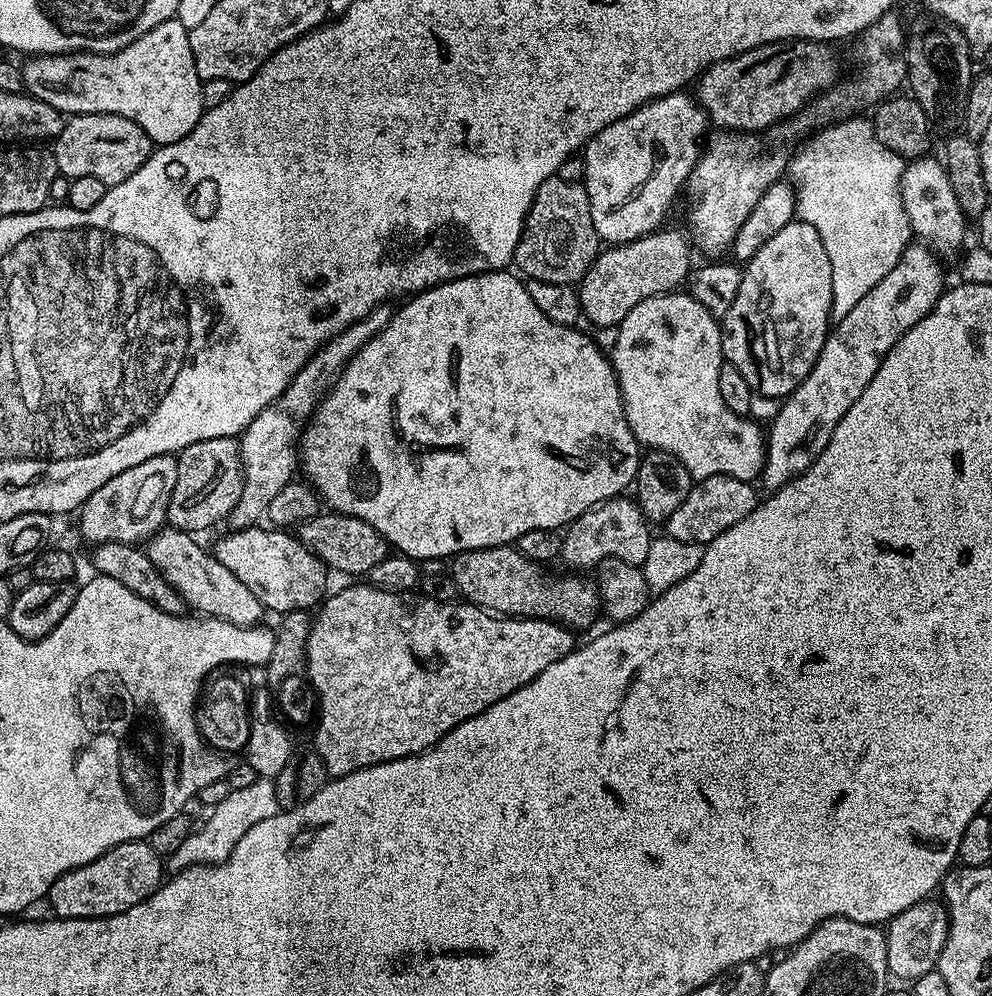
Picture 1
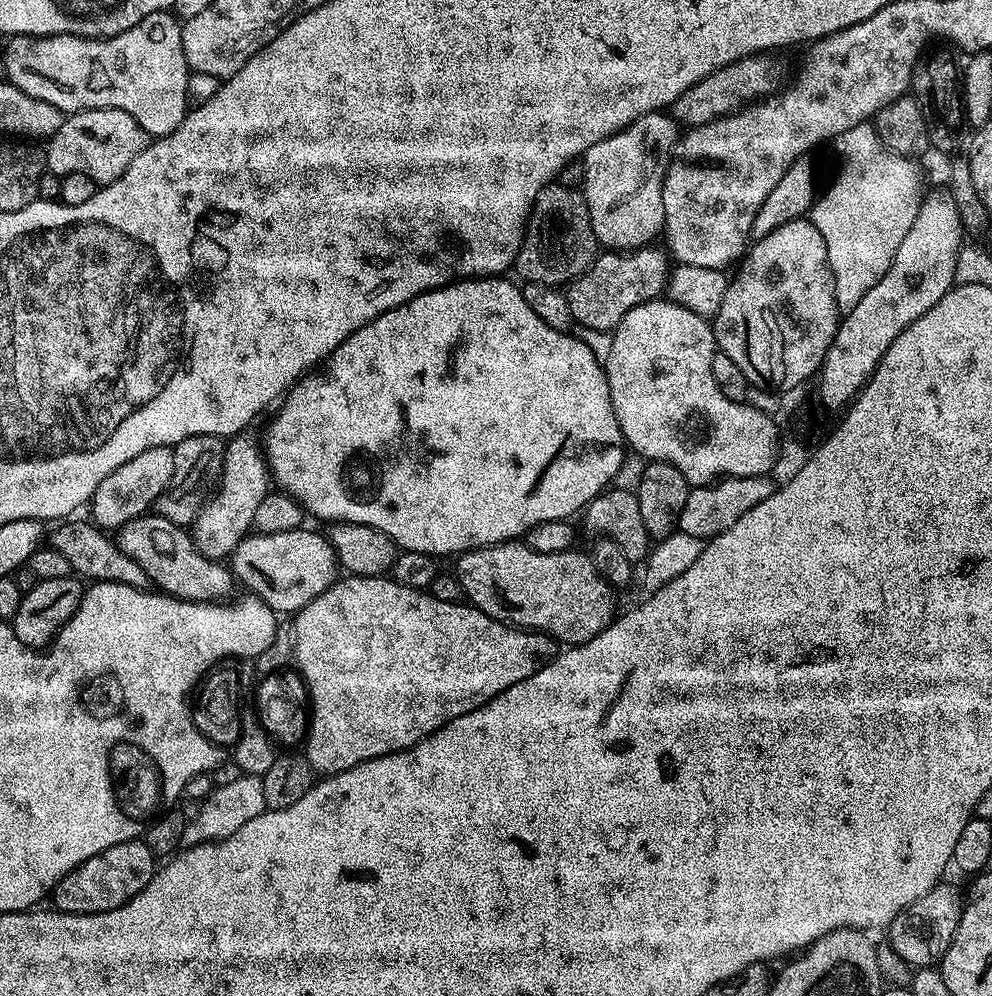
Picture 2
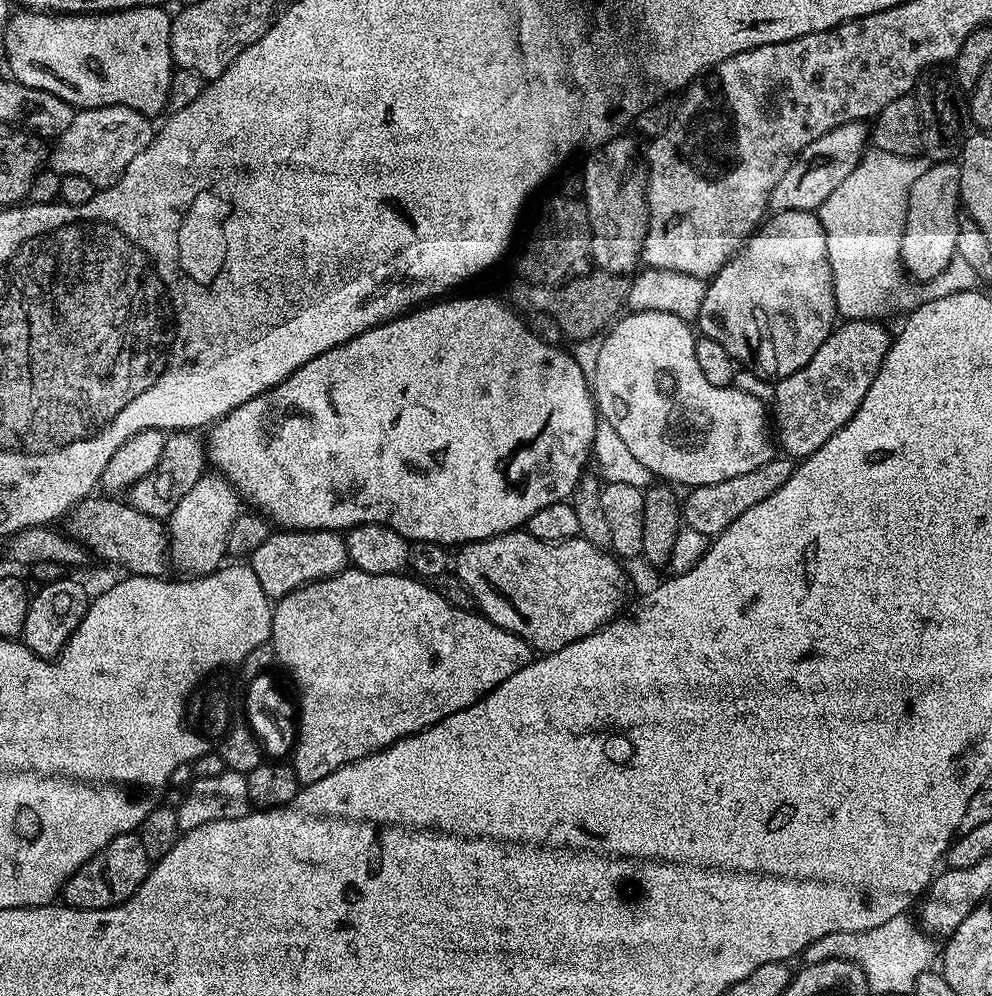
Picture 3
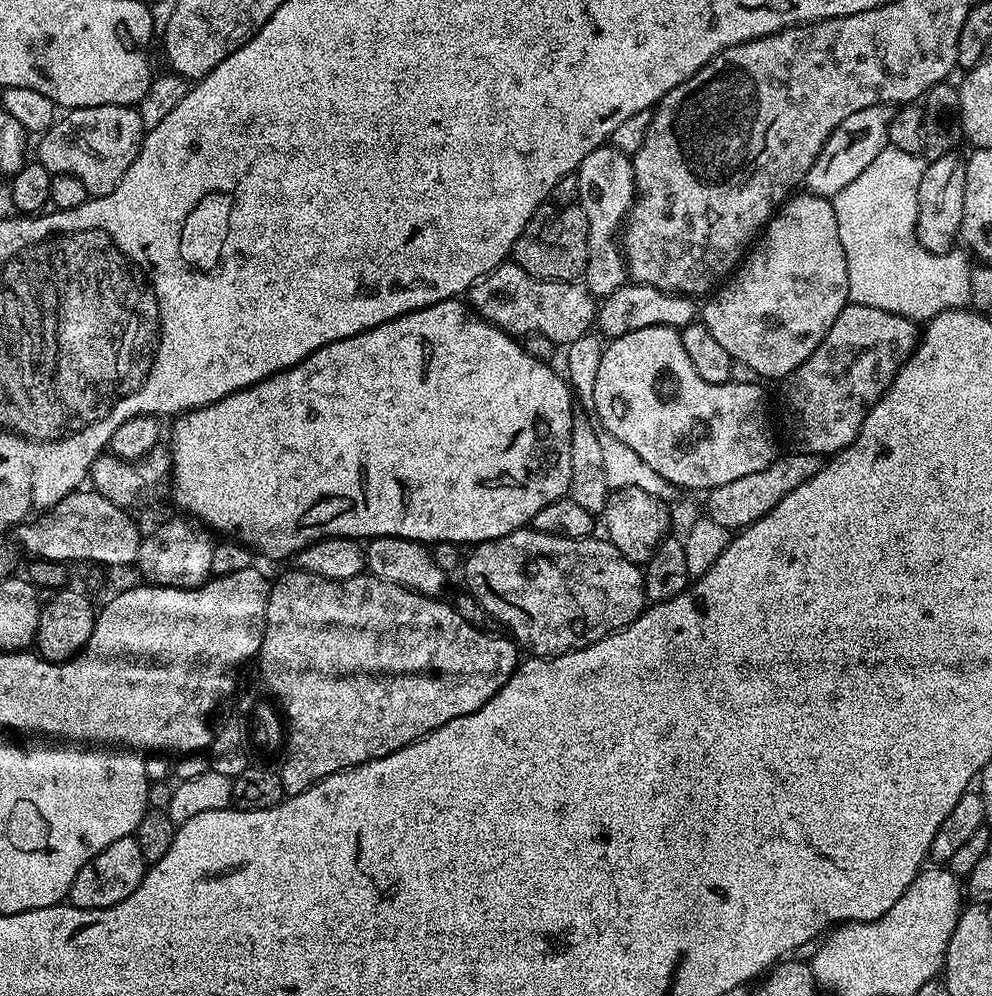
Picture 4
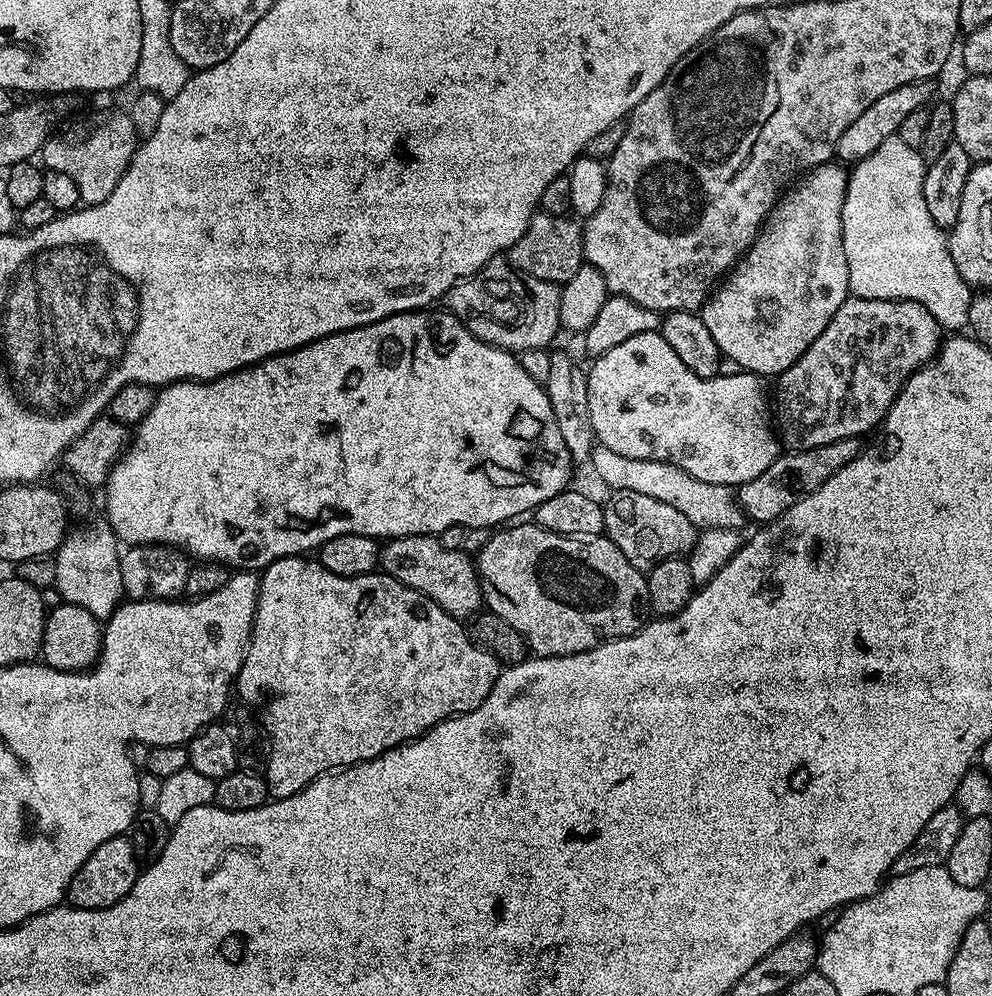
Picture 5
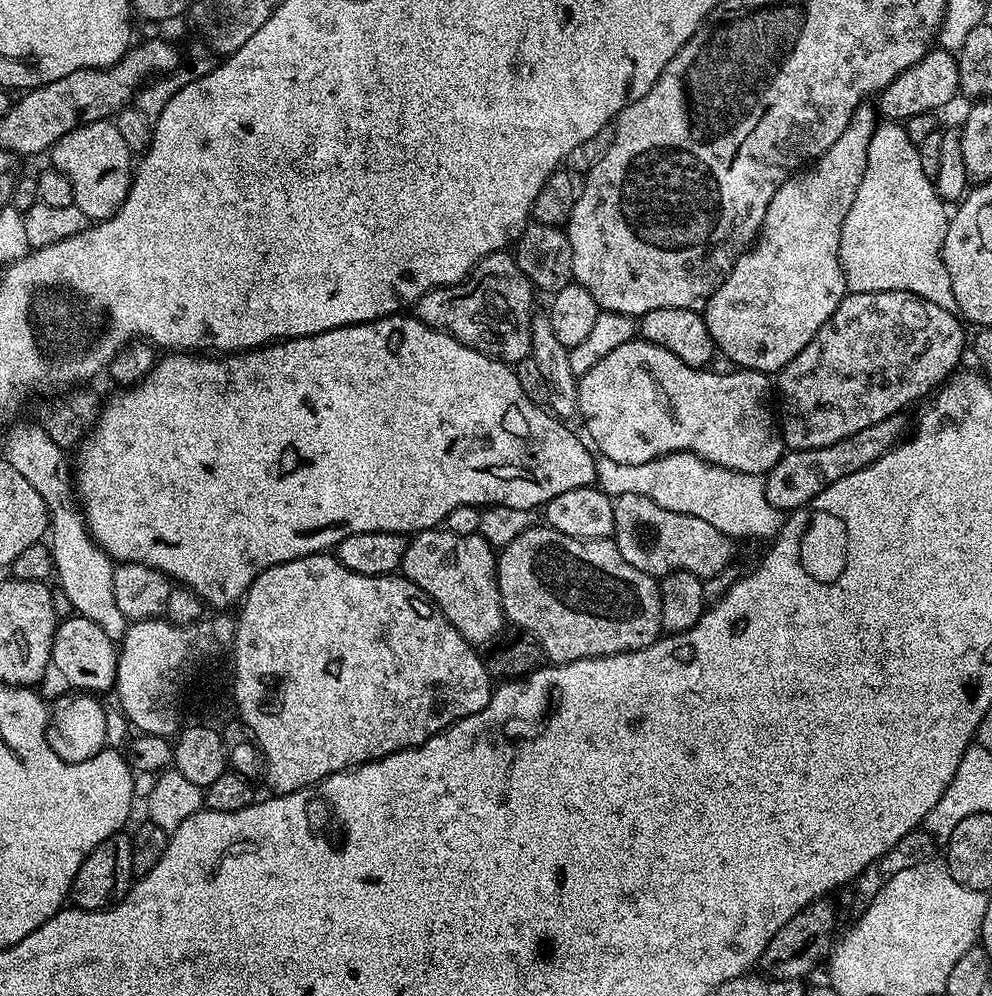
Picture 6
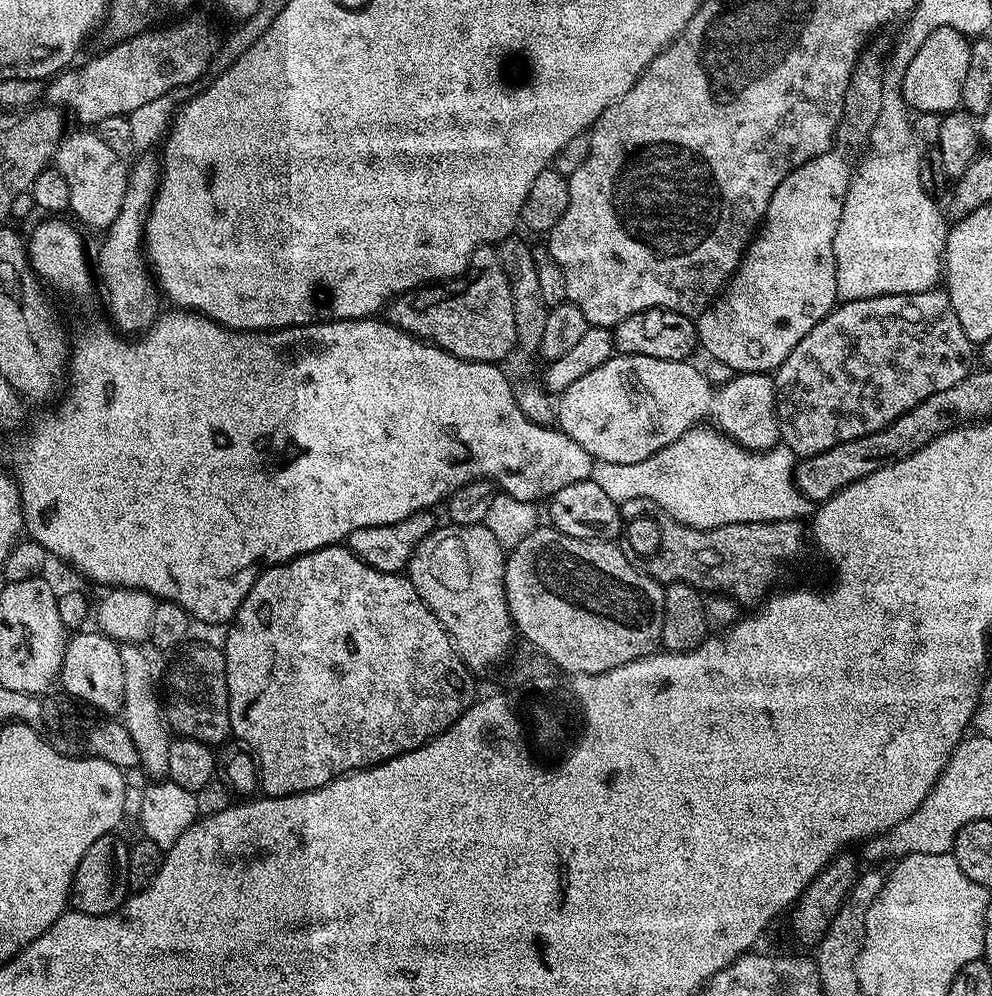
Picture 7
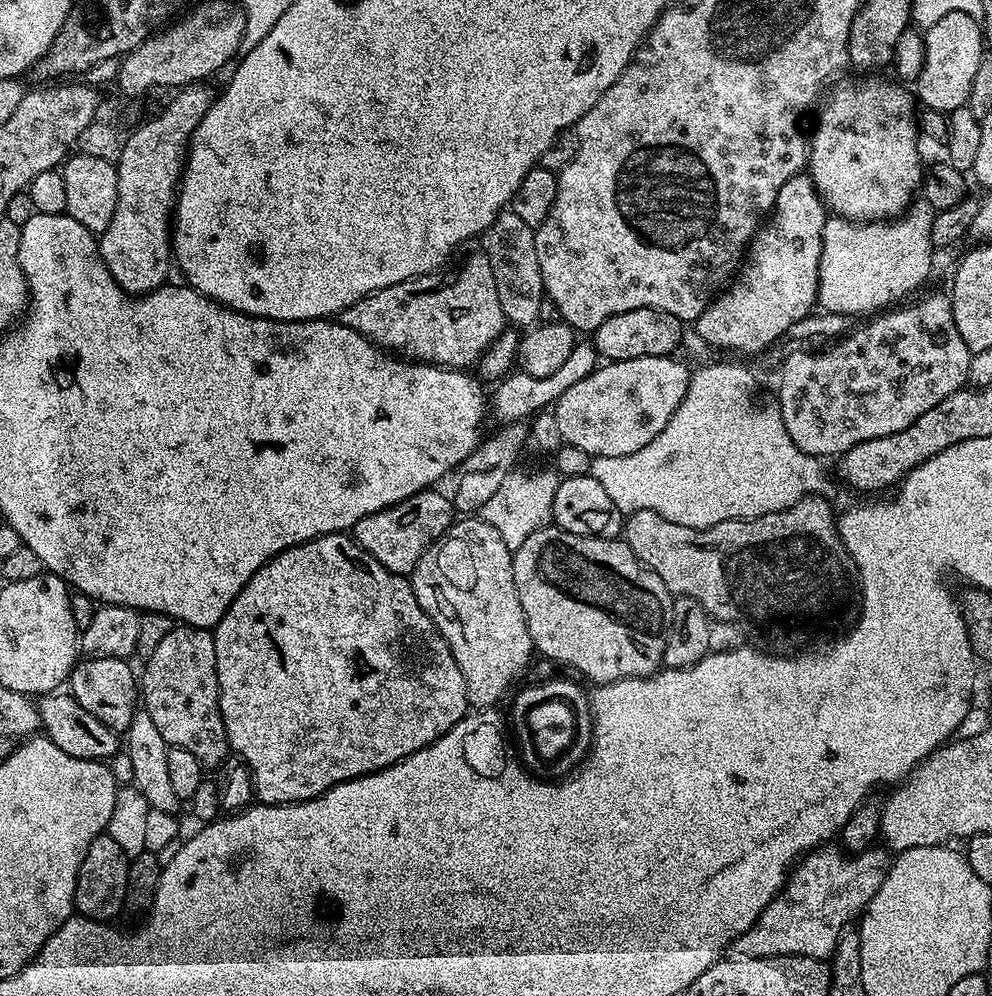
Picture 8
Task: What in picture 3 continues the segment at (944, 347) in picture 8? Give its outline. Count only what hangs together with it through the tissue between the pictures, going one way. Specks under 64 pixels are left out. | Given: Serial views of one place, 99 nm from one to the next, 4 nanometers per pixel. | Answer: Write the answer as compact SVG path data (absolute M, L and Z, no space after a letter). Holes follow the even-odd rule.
M879 319L871 320L844 320L839 326L833 327L832 333L818 346L818 354L802 366L794 374L786 378L776 380L776 393L770 400L770 412L774 417L774 432L778 437L778 444L785 448L787 455L792 458L803 458L814 454L822 442L829 440L838 430L846 426L854 418L858 406L862 406L862 398L866 398L866 390L874 382L878 370L888 353L890 335L886 329L880 325Z

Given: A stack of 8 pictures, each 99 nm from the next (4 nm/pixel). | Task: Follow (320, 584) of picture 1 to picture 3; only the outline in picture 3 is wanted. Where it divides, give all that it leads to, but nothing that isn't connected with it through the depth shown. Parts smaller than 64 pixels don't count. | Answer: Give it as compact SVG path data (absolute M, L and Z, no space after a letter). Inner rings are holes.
M276 530L273 531L270 538L266 538L266 542L262 542L262 546L258 546L258 550L254 550L254 554L250 558L250 567L254 570L254 575L258 577L262 590L270 598L286 596L307 584L313 584L319 580L328 580L332 576L345 571L349 564L347 539L336 530L331 532Z

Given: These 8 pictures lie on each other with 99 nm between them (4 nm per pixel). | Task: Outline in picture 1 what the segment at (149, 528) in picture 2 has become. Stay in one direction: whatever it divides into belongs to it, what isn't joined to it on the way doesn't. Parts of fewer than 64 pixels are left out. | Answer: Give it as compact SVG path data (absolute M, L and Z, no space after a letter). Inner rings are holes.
M165 526L146 541L146 551L150 562L158 566L162 578L178 590L185 605L193 613L204 618L225 620L234 626L250 628L261 623L266 616L266 609L262 601L254 598L254 594L239 578L234 578L222 562L211 551L208 552L199 544L197 537L190 532L183 532L171 526Z

